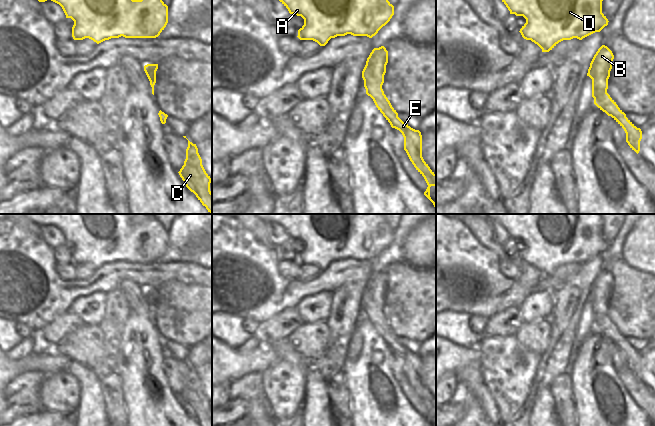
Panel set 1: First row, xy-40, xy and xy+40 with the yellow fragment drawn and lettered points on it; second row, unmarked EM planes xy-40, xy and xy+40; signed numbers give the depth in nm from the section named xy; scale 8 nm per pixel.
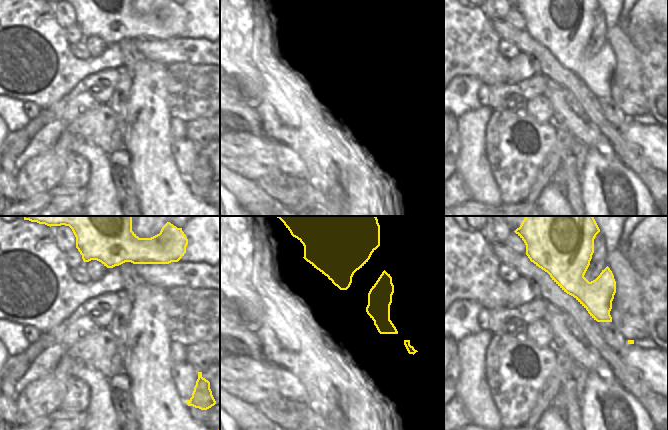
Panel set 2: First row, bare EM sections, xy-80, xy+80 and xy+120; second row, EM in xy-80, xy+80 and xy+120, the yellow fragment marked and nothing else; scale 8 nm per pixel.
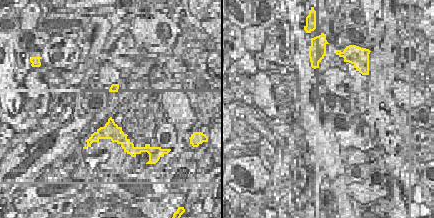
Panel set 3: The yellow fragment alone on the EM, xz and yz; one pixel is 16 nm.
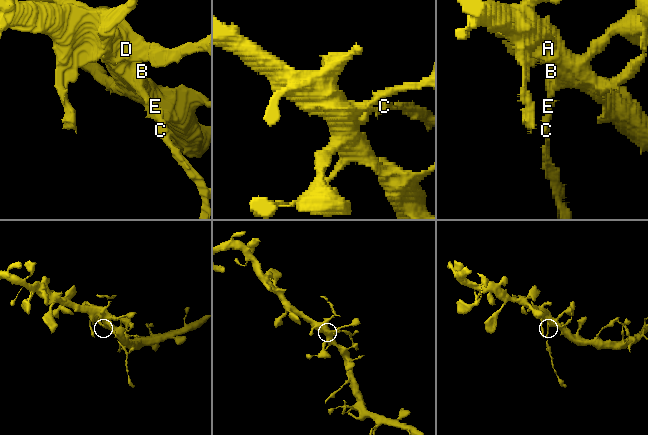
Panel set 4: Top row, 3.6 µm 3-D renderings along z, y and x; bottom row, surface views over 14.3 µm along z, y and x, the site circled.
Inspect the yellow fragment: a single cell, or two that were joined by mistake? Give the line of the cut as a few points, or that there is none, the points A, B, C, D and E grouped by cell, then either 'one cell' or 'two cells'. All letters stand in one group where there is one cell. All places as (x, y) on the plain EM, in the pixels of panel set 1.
cut xy+40 (607, 317), (594, 322); groups A B D / C E; two cells

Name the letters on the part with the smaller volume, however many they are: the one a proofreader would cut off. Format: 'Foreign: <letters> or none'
Foreign: C, E

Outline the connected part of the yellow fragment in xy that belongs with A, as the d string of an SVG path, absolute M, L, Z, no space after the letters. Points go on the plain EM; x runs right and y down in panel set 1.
M254 214L264 222L279 224L290 238L301 240L304 249L298 254L300 264L313 264L325 270L331 262L351 258L372 262L394 239L394 230L388 225L382 214Z

